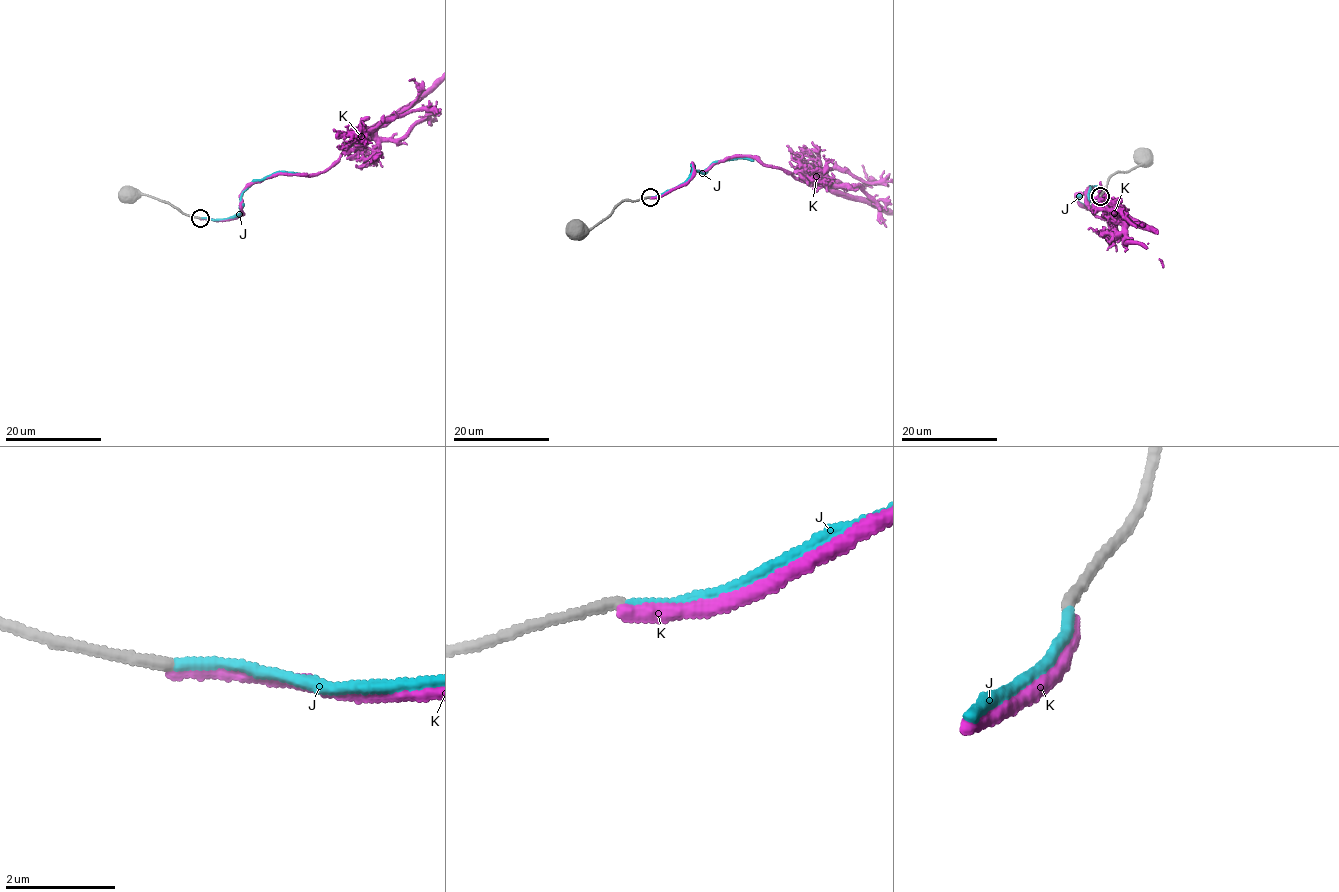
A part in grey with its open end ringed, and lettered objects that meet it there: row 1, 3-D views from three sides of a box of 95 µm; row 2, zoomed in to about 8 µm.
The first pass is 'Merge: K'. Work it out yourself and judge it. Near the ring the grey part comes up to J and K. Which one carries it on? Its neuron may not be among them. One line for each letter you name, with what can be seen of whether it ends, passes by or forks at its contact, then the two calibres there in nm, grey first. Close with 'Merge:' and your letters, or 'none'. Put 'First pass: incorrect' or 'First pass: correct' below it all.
J: it ends | 200/180 nm
Merge: J
First pass: incorrect

